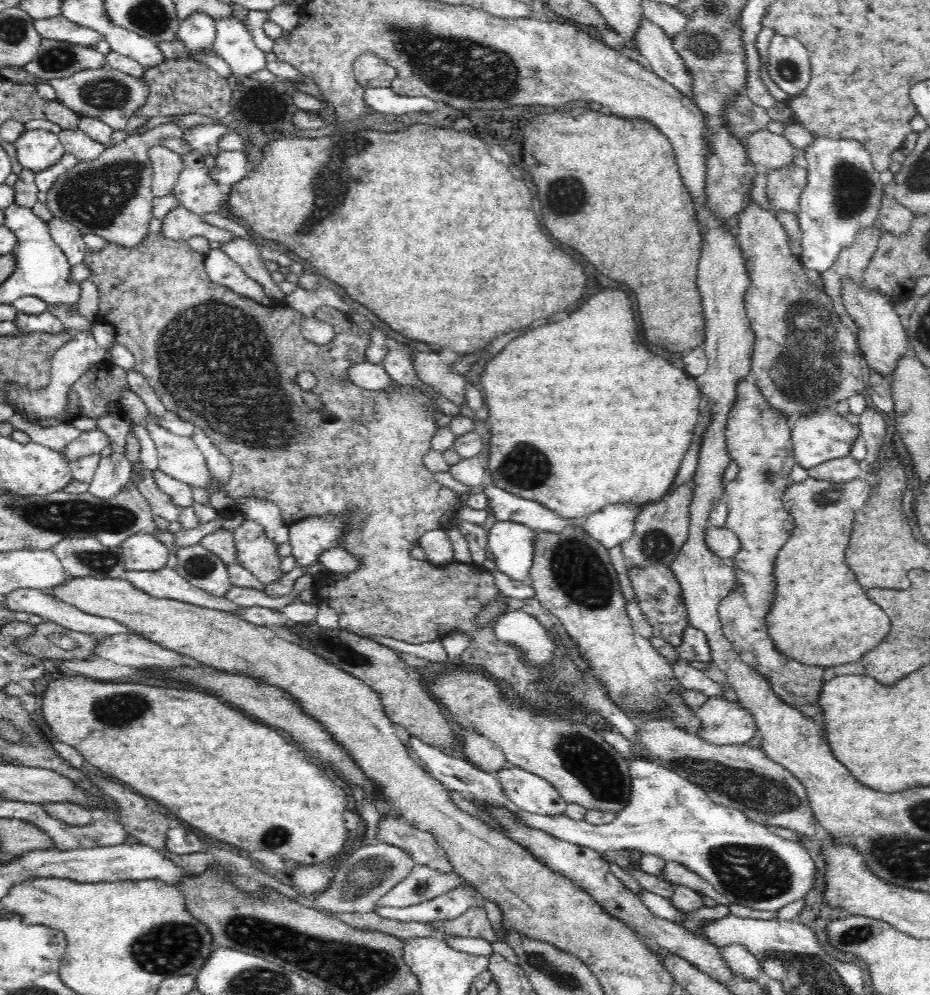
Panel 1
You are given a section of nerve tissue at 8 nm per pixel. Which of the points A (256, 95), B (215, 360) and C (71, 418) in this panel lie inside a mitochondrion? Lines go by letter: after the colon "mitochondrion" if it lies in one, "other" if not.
A: other
B: mitochondrion
C: other

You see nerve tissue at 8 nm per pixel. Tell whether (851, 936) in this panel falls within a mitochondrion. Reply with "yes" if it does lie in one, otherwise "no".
yes

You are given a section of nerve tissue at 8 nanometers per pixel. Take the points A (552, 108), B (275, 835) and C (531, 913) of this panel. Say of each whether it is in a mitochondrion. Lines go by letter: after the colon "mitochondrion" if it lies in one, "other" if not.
A: other
B: mitochondrion
C: other

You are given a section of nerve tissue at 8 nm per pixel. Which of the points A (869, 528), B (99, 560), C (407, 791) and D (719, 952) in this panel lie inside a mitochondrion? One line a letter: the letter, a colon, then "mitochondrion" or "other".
A: other
B: mitochondrion
C: other
D: other

